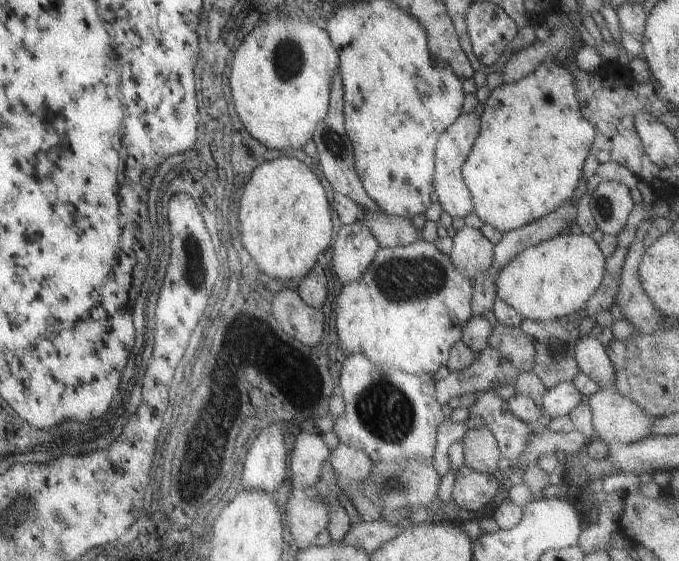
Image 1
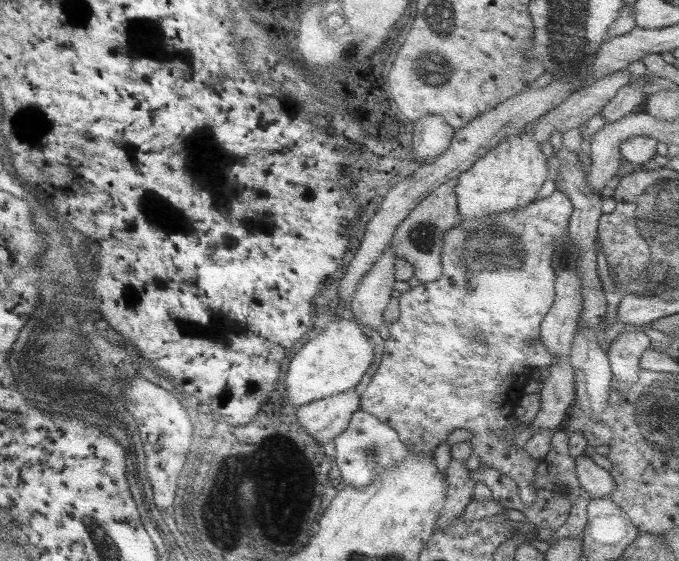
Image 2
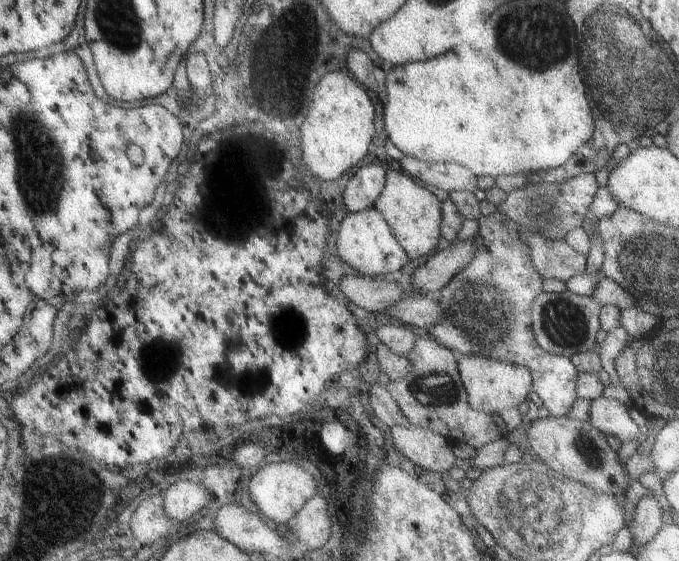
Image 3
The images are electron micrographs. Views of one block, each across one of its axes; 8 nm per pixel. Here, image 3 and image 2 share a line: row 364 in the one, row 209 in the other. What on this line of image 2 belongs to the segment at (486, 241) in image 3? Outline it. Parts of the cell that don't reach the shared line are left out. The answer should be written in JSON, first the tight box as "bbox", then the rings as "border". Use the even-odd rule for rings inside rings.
{"bbox":[358,189,571,505],"border":[[[555,189],[550,196],[534,200],[527,206],[522,206],[518,210],[510,210],[493,216],[483,218],[474,218],[474,220],[462,220],[453,226],[452,230],[444,232],[444,238],[441,239],[441,274],[437,280],[409,288],[407,292],[401,293],[397,298],[399,301],[399,317],[396,322],[386,324],[381,331],[383,338],[383,349],[381,362],[376,372],[365,390],[358,396],[359,408],[367,414],[373,415],[379,422],[390,426],[396,433],[400,441],[414,454],[421,454],[423,458],[433,458],[434,449],[447,440],[453,430],[468,430],[473,434],[469,440],[472,453],[478,456],[480,463],[487,464],[490,469],[496,470],[517,483],[520,499],[524,505],[528,505],[535,498],[535,489],[533,486],[534,470],[537,468],[537,461],[529,458],[524,450],[512,446],[512,439],[508,435],[509,430],[517,424],[511,423],[513,419],[514,407],[518,406],[522,389],[532,373],[532,368],[548,367],[550,364],[550,354],[538,339],[538,330],[543,315],[549,310],[554,298],[554,278],[555,273],[551,266],[551,255],[553,255],[553,239],[563,239],[567,234],[569,217],[571,216],[571,201],[564,195],[564,192]],[[483,340],[485,342],[485,352],[471,352],[471,342]]]}

